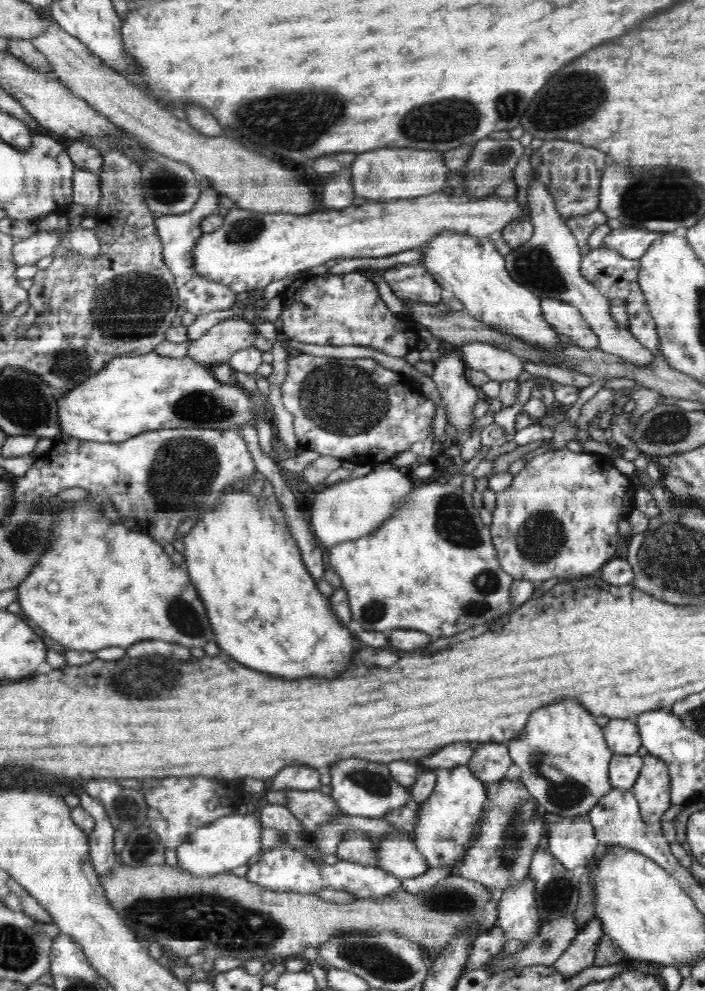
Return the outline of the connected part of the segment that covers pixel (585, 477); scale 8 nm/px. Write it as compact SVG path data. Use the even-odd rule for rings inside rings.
M551 449L536 455L514 475L512 485L497 494L489 529L500 566L514 580L542 582L558 576L587 577L599 574L618 552L618 520L634 508L636 482L620 473L613 461L599 453Z

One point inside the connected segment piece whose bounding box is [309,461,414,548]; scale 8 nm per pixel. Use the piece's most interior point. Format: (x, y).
(353, 508)

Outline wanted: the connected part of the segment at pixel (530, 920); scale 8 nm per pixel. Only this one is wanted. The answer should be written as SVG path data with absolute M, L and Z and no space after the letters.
M529 874L522 884L506 888L500 893L497 926L502 928L508 939L524 940L528 944L541 929L534 890L536 883Z

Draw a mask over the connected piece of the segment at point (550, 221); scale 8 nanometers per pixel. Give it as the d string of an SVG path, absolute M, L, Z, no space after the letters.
M534 180L527 189L527 200L534 233L532 239L520 247L520 254L508 254L505 257L505 268L510 272L512 280L531 290L540 299L555 298L575 306L598 335L599 350L623 358L640 368L652 364L657 352L644 348L628 328L616 322L610 313L611 304L608 299L582 275L580 246L565 220L556 211L552 195L546 185Z

